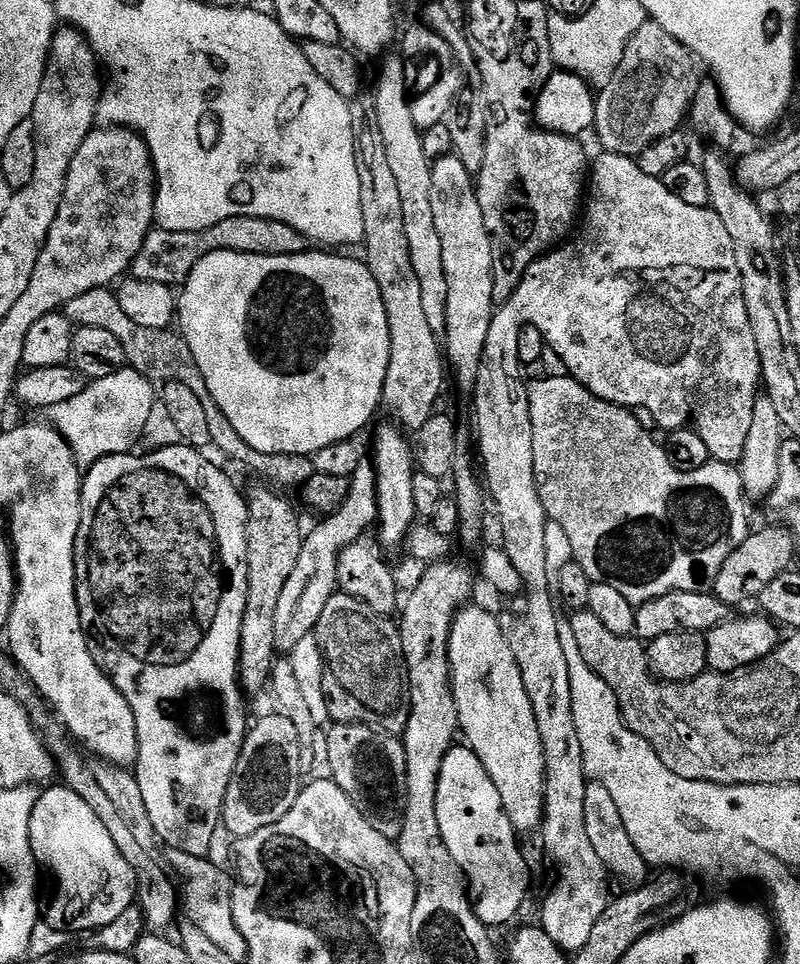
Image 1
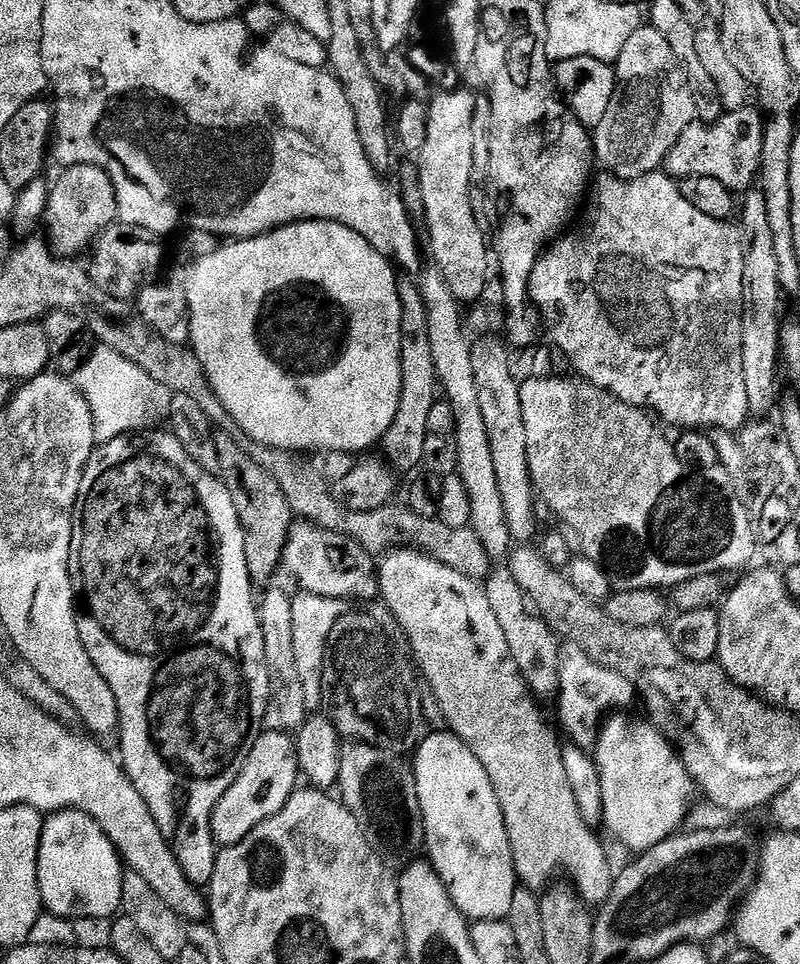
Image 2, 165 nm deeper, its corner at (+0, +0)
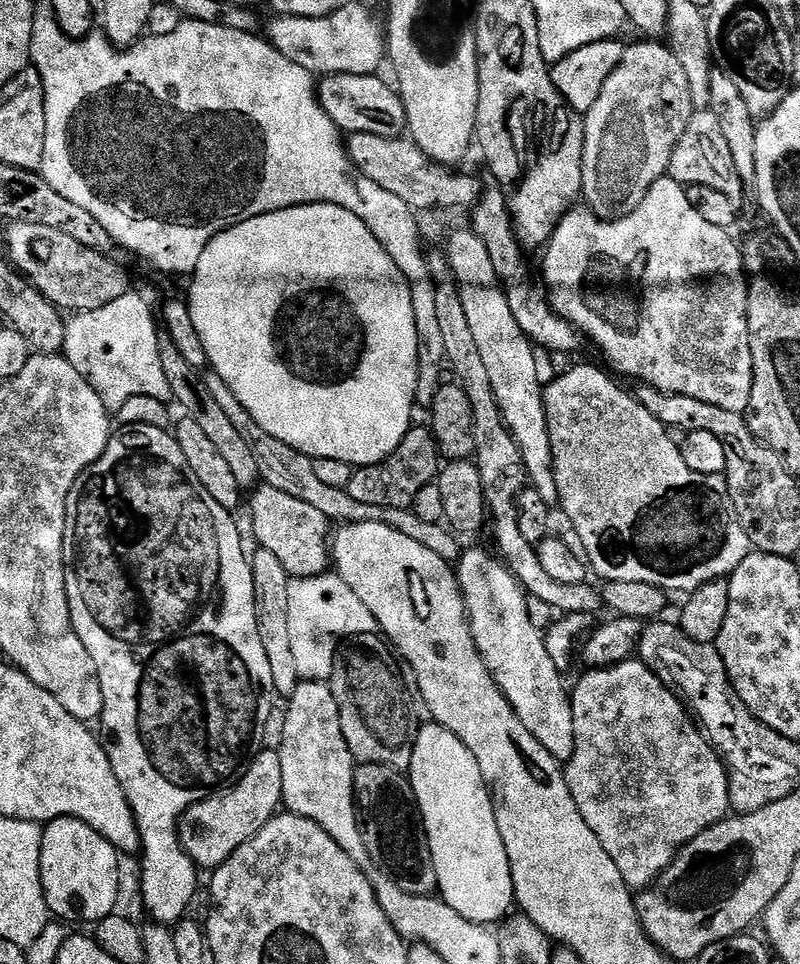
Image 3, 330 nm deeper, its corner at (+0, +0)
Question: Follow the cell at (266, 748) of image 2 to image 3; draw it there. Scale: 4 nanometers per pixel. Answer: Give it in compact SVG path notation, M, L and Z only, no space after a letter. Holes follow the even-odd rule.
M261 750L248 765L246 774L227 789L225 796L213 794L198 802L180 820L180 841L190 858L201 869L215 870L225 864L266 822L277 815L284 795L282 794L282 758L279 751Z

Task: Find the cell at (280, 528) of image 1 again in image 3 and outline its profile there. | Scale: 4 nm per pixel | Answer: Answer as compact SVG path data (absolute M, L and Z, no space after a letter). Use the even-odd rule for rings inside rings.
M167 334L160 338L160 357L162 358L162 370L166 370L166 378L172 387L172 395L175 403L180 403L185 408L184 412L202 426L207 437L214 442L215 449L226 458L227 465L234 470L234 475L238 480L238 486L243 490L252 490L261 483L260 467L258 458L254 450L248 445L248 439L242 434L238 434L238 426L230 422L230 417L222 411L222 406L218 406L218 401L214 399L214 394L206 386L201 369L190 366L186 358L182 358L182 353L178 346L174 344Z

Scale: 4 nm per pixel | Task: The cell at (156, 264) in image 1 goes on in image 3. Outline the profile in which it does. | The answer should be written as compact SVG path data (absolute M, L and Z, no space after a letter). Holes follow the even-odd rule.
M20 222L9 223L7 228L8 233L4 236L5 242L8 243L6 256L12 267L23 274L57 308L67 310L72 314L98 310L102 306L114 302L114 298L122 298L122 294L130 291L127 270L118 261L112 260L111 255L104 255L96 249L88 249L77 239L70 238L70 235L64 234L61 230L56 230L51 226Z

